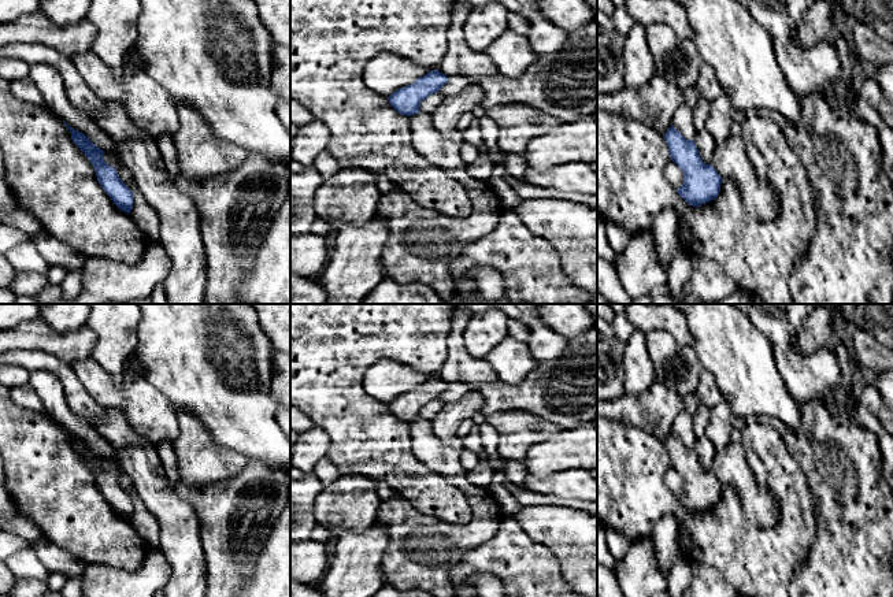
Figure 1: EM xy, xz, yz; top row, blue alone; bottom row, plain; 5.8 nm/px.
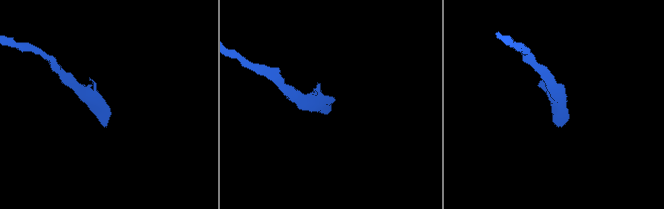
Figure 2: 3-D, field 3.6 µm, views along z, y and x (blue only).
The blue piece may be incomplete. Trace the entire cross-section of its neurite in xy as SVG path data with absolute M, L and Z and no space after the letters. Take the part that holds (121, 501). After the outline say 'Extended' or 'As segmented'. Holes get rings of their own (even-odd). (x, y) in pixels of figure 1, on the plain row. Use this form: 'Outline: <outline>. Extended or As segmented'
Outline: M66 429L64 431L71 440L73 449L85 460L90 467L99 490L104 498L111 504L114 511L127 520L133 515L133 500L131 497L121 487L116 477L104 468L104 457L97 455L85 441L70 434Z. As segmented

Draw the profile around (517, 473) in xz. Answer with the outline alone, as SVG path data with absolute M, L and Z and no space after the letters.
M508 460L505 466L501 468L507 482L518 485L520 487L526 487L526 479L529 478L529 471L525 463Z

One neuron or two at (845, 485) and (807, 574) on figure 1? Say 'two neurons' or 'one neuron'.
one neuron

